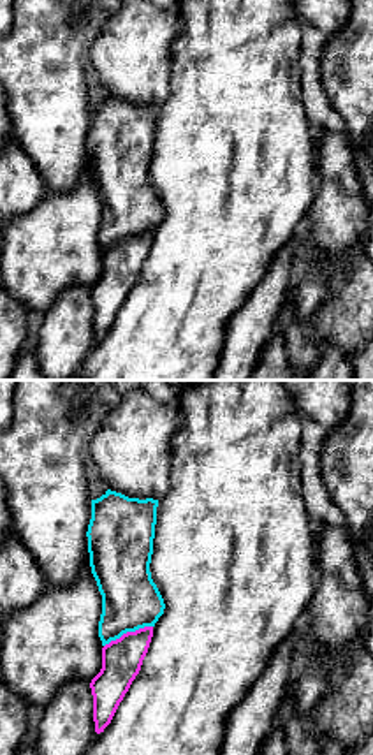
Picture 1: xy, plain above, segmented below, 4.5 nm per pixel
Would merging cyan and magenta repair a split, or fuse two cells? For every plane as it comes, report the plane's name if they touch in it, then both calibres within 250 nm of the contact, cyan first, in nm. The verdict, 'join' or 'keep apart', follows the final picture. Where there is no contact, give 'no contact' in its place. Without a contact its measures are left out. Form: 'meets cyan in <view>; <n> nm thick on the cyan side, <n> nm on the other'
meets cyan in xy; 260 nm thick on the cyan side, 190 nm on the other

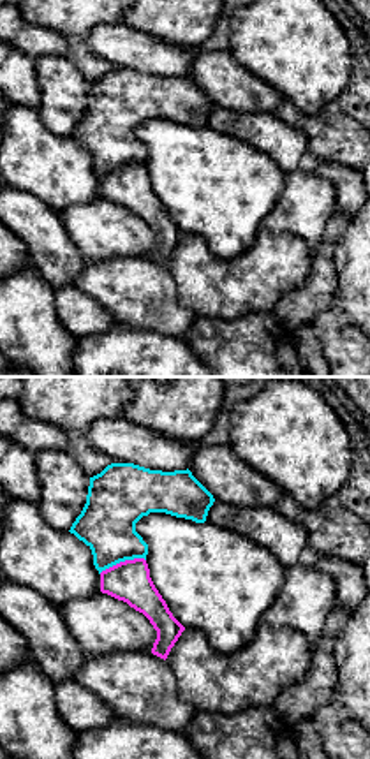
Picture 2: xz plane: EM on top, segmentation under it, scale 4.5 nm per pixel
meets cyan in xz; 260 nm thick on the cyan side, 190 nm on the other

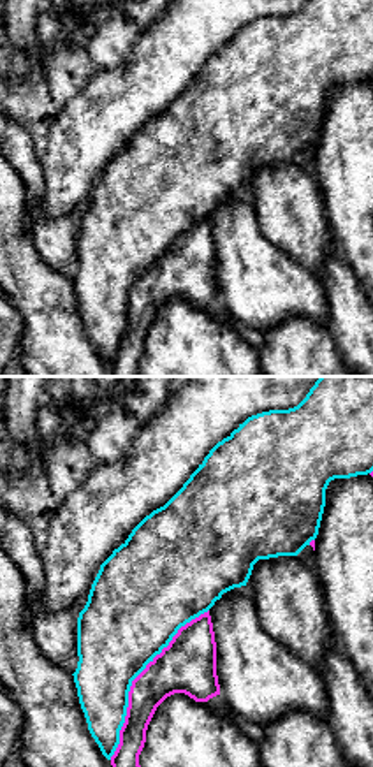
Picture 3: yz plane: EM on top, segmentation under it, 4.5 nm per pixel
meets cyan in yz; 400 nm thick on the cyan side, 260 nm on the other

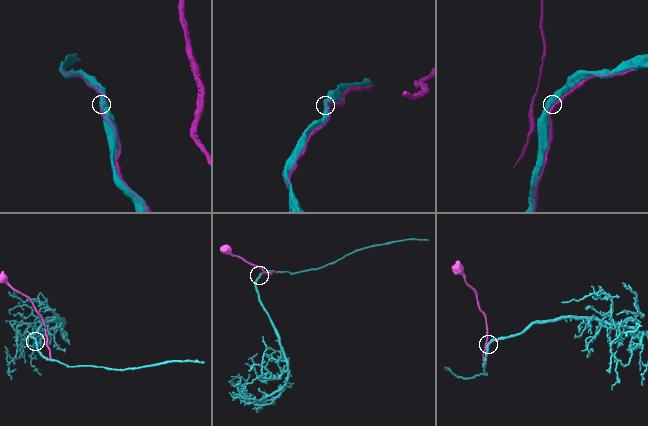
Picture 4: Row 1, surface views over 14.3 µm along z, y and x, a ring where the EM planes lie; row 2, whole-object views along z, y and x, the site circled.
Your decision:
join

